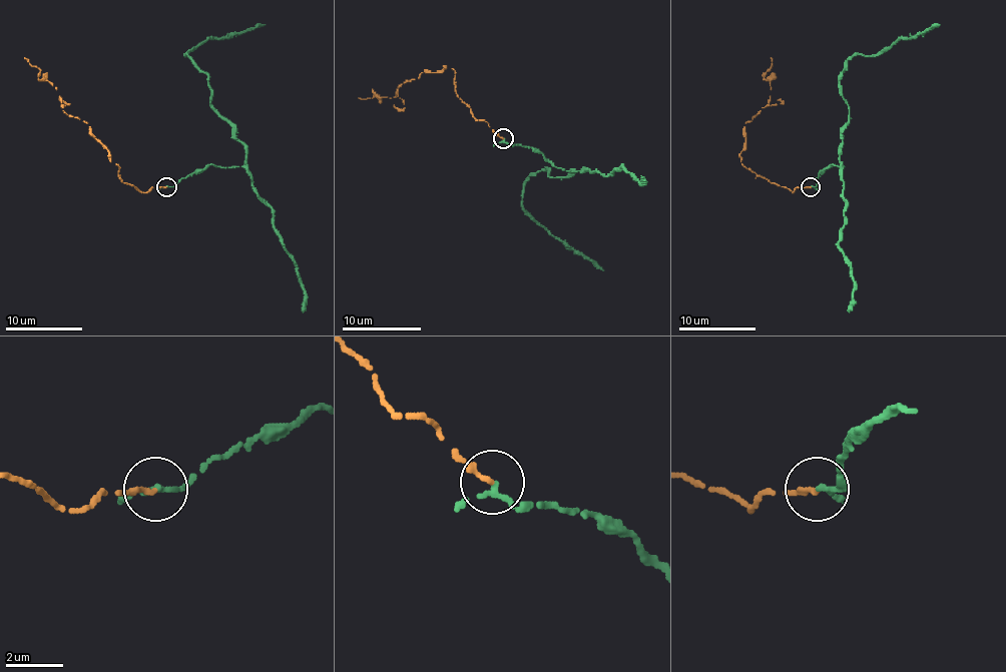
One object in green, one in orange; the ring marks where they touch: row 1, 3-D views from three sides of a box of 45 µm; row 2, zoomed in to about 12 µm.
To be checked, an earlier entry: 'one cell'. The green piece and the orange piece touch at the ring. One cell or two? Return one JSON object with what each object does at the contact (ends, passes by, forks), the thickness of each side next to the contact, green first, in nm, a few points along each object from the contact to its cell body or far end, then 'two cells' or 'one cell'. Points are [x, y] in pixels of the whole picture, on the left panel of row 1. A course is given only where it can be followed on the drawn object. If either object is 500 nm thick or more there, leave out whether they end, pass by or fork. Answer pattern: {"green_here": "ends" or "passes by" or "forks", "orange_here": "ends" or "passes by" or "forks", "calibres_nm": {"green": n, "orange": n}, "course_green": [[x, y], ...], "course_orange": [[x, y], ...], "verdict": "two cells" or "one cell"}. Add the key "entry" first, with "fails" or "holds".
{"entry": "holds", "green_here": "passes by", "orange_here": "ends", "calibres_nm": {"green": 170, "orange": 160}, "course_green": [[166, 187], [209, 164], [245, 160], [213, 106], [207, 75], [184, 56], [209, 38], [266, 25]], "course_orange": [[166, 187], [141, 193], [118, 177], [118, 166], [89, 127], [62, 110], [57, 89], [24, 58]], "verdict": "one cell"}

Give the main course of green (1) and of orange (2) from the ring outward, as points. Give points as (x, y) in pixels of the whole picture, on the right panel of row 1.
1: (810, 187), (831, 164), (843, 168), (839, 146), (849, 106), (839, 75), (845, 63), (939, 25)
2: (810, 187), (797, 187), (793, 193), (740, 162), (744, 127), (768, 104), (772, 89), (764, 77), (772, 58)

